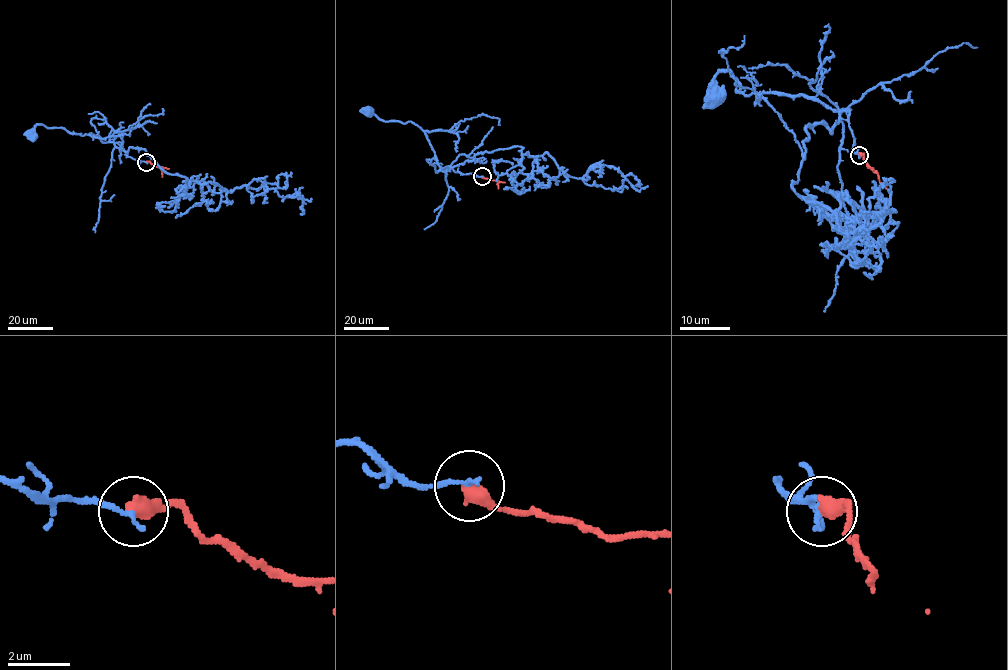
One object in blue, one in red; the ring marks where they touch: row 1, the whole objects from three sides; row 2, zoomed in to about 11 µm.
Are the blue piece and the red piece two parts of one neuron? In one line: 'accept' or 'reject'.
accept

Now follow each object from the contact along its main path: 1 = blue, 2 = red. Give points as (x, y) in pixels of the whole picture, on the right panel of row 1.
1: (860, 154), (852, 149), (849, 110), (832, 110), (800, 95), (740, 93), (728, 71), (718, 72), (713, 95)
2: (860, 154), (863, 154), (886, 188)

